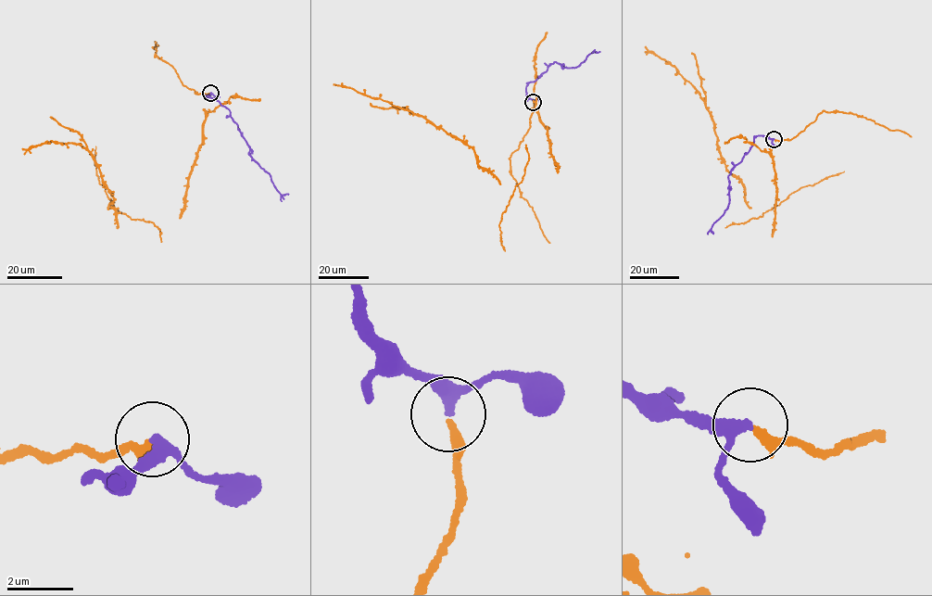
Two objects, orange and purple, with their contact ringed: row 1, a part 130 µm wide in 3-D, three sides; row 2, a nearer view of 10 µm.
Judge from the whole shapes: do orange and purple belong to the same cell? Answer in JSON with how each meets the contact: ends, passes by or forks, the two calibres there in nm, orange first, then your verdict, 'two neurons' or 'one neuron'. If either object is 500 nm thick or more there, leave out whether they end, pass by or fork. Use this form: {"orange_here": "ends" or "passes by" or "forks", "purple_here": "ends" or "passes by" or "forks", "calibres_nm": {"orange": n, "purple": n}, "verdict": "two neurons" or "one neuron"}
{"orange_here": "passes by", "purple_here": "passes by", "calibres_nm": {"orange": 200, "purple": 280}, "verdict": "one neuron"}

